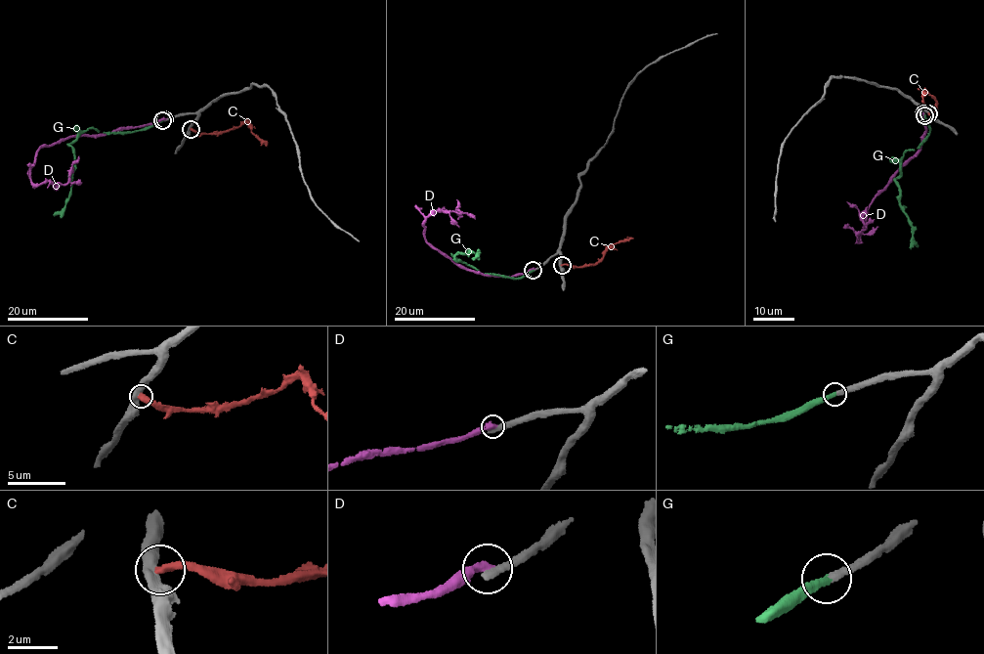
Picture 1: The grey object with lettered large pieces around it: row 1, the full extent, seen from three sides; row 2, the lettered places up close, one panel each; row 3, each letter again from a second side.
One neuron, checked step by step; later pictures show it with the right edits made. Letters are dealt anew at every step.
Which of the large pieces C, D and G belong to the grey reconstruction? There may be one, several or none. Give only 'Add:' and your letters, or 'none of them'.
Add: G

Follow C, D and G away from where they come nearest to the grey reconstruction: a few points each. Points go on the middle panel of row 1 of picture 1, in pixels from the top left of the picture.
C: (561, 264), (594, 265), (612, 245), (633, 238)
D: (534, 269), (511, 276), (479, 273), (456, 265), (429, 245), (423, 224), (436, 211), (459, 213), (456, 199)
G: (534, 270), (515, 279), (485, 273), (455, 257), (471, 249), (479, 254), (472, 258)

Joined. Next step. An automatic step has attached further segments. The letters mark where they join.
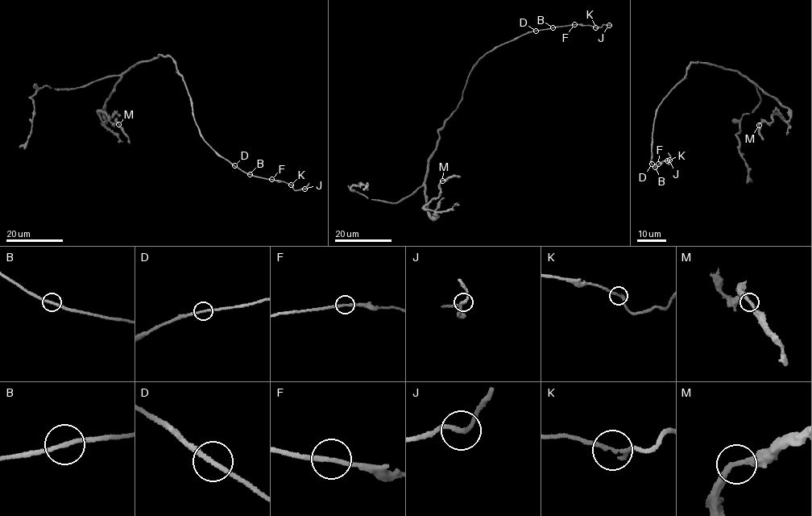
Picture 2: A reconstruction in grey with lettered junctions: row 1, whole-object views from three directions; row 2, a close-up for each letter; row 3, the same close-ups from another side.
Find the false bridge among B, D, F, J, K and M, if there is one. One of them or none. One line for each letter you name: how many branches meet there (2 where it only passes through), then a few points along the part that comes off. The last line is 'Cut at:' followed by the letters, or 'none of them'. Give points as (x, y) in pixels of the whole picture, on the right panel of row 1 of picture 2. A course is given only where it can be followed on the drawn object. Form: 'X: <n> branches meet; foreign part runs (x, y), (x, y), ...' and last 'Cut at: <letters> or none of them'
Cut at: none of them

